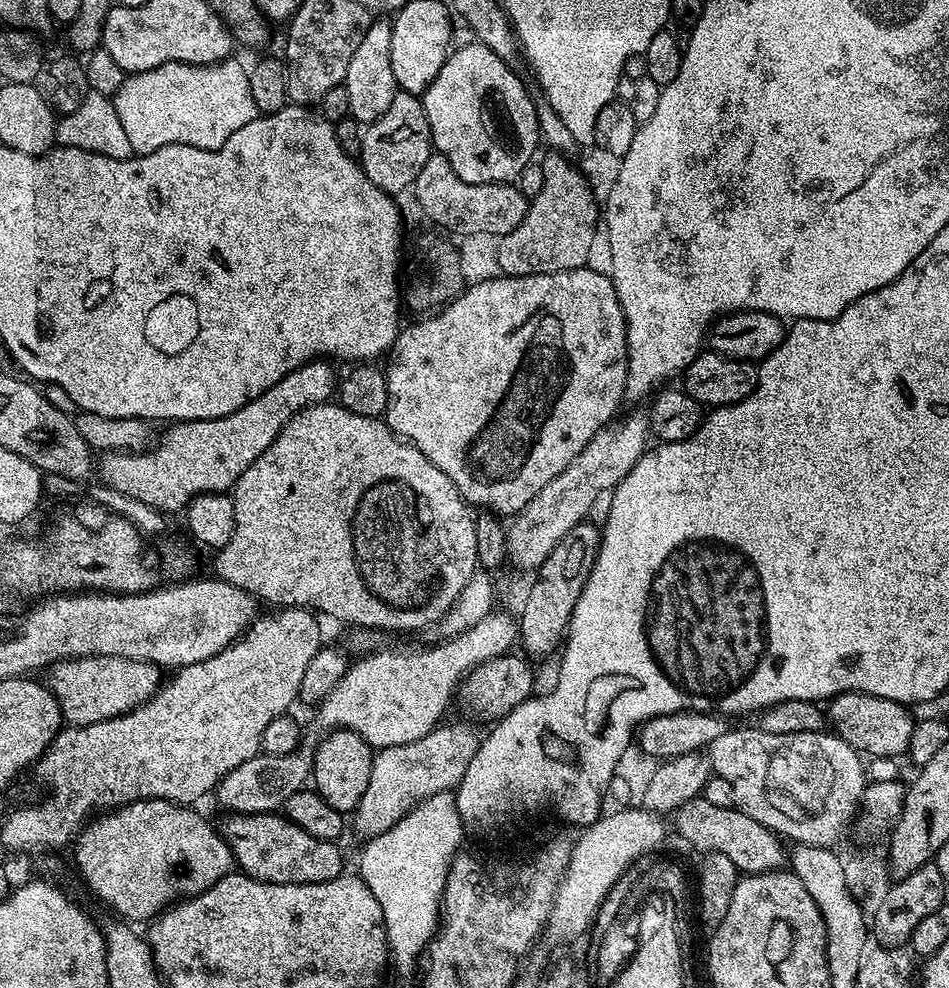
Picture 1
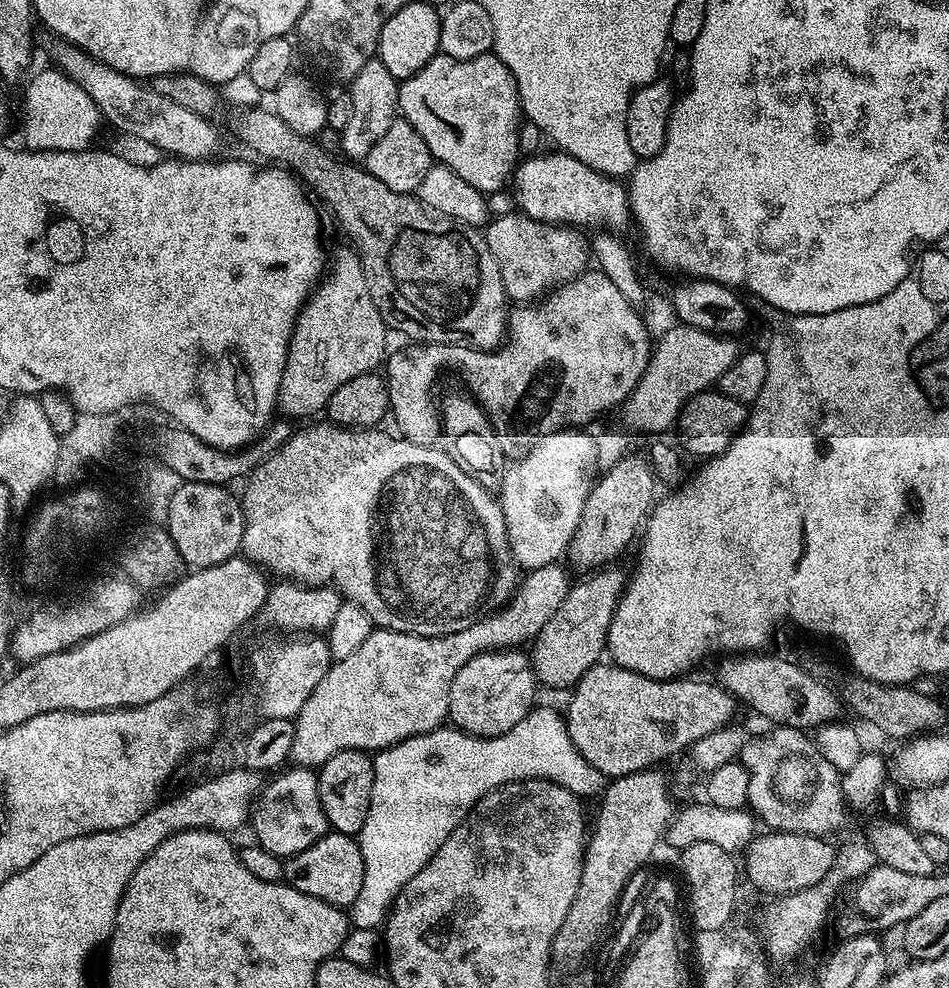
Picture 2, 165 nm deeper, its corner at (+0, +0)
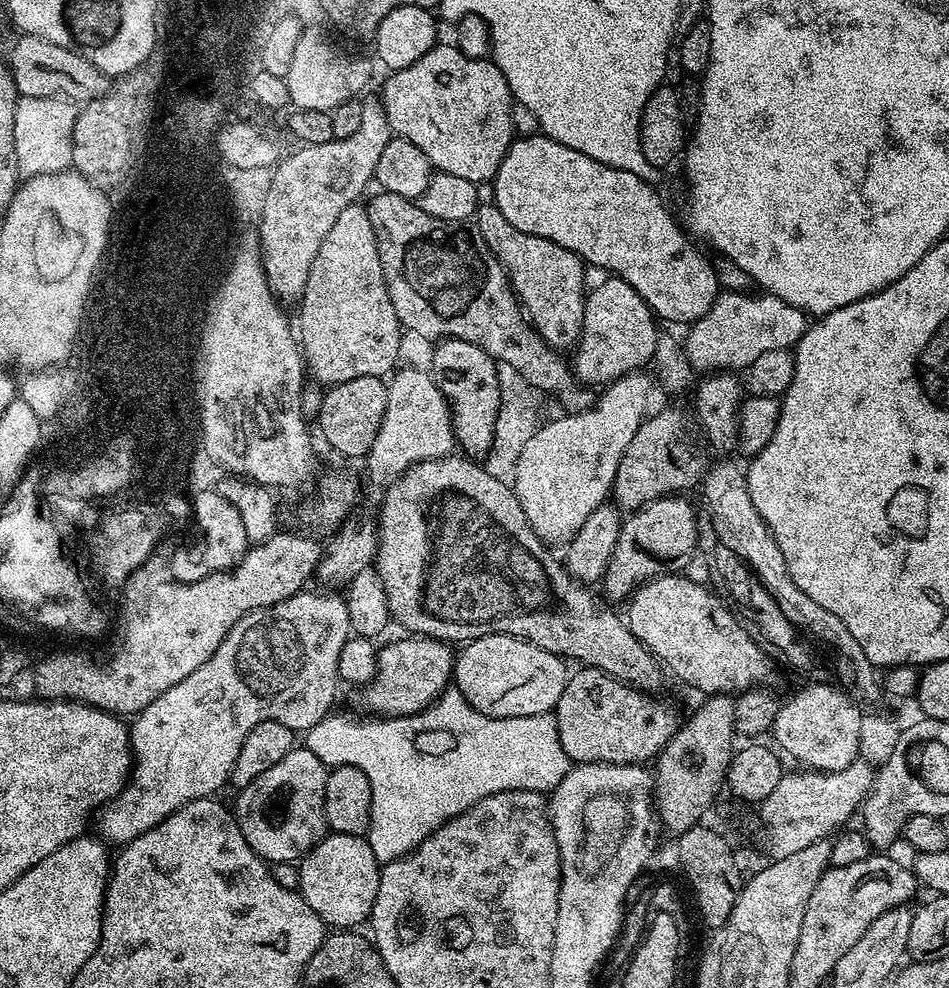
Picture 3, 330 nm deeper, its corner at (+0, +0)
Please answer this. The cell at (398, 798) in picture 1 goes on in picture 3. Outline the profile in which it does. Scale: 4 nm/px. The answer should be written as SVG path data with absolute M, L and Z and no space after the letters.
M495 632L467 641L461 648L464 649L458 652L454 660L454 686L464 695L466 702L474 706L474 710L490 718L526 718L530 714L552 712L558 698L562 698L570 675L569 665L550 650L542 650L542 646L534 646L519 636L504 636Z

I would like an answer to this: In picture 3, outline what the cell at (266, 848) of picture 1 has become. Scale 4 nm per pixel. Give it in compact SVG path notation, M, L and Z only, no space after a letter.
M332 832L319 840L299 861L299 894L324 920L325 925L336 930L352 930L372 915L374 898L378 894L380 881L380 861L374 858L367 839L354 834Z

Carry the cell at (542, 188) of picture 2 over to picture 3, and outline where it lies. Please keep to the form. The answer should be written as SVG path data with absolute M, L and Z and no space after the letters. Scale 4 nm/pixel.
M535 134L513 139L512 145L506 150L506 158L502 158L502 166L498 166L496 171L494 187L496 187L496 197L494 197L496 209L506 218L506 222L510 222L510 226L518 226L518 230L526 230L526 234L534 234L538 238L550 238L550 242L558 242L558 246L566 246L566 250L578 254L585 265L592 267L593 264L596 268L605 268L608 271L605 273L625 280L630 286L634 286L634 290L638 290L638 294L661 321L669 320L672 324L691 326L704 317L710 310L710 306L714 306L716 297L722 291L722 285L716 277L715 270L712 269L711 262L691 244L693 241L689 233L681 225L681 229L676 225L675 220L668 213L667 206L664 205L663 198L656 193L657 189L642 178L638 178L638 174L630 174L630 170L618 170L614 166L594 162L594 158L586 158L586 154L578 154L578 150L570 150L570 146L562 146L562 142L554 142L546 135Z

